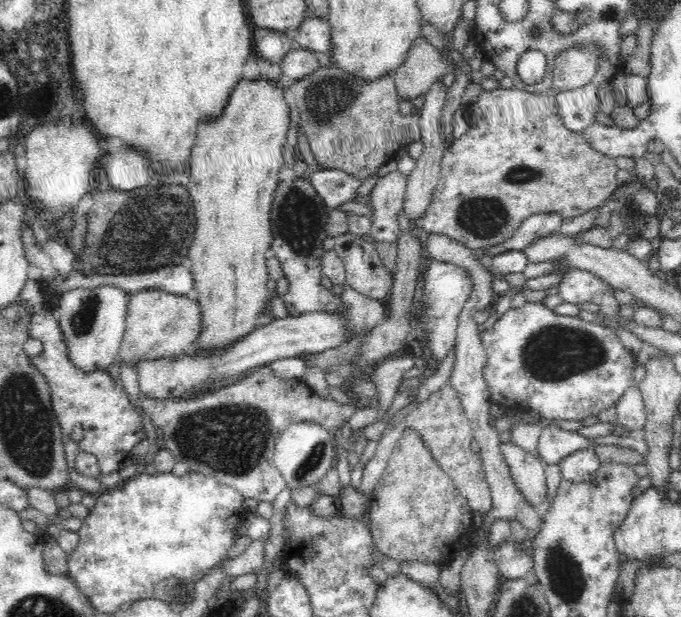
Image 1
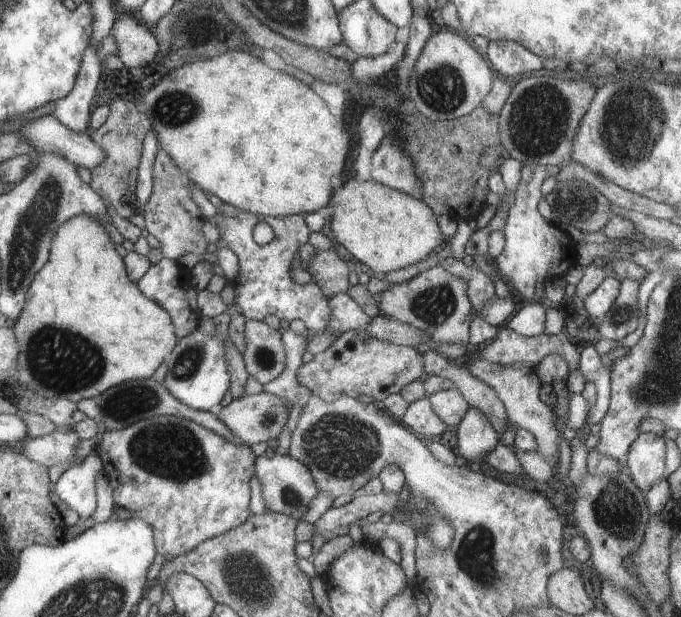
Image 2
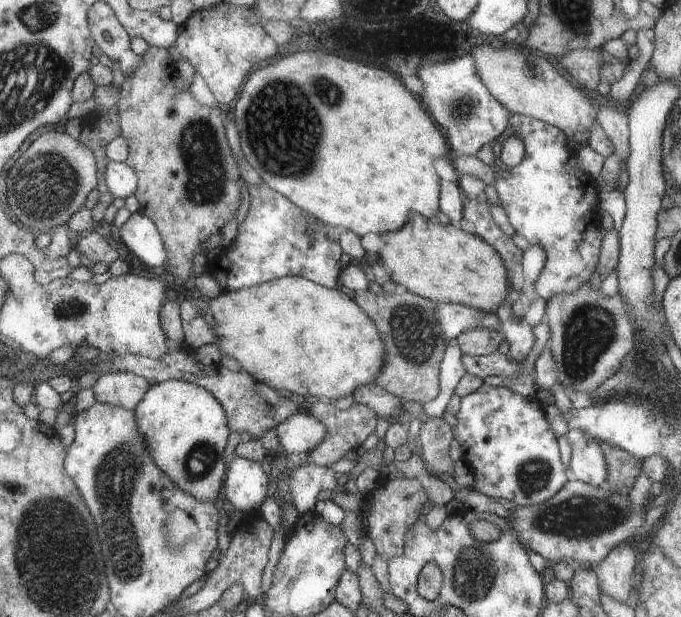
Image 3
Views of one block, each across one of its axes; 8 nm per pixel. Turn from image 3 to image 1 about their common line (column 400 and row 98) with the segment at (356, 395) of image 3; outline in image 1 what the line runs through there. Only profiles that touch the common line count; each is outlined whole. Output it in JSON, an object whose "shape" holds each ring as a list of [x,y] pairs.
{"shape":[[[420,36],[414,40],[408,58],[394,72],[398,98],[412,102],[414,98],[424,96],[440,76],[446,76],[452,70],[454,64],[446,62],[434,44]]]}

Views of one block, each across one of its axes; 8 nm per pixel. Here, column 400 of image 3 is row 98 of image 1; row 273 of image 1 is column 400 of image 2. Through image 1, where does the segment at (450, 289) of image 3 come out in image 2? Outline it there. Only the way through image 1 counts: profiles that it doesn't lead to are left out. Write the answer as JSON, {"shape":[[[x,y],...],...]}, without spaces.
{"shape":[[[341,180],[331,194],[329,206],[333,212],[329,220],[333,240],[373,274],[385,276],[387,272],[395,272],[425,260],[433,256],[443,244],[437,216],[425,206],[425,202],[391,190],[389,186],[367,180]]]}

